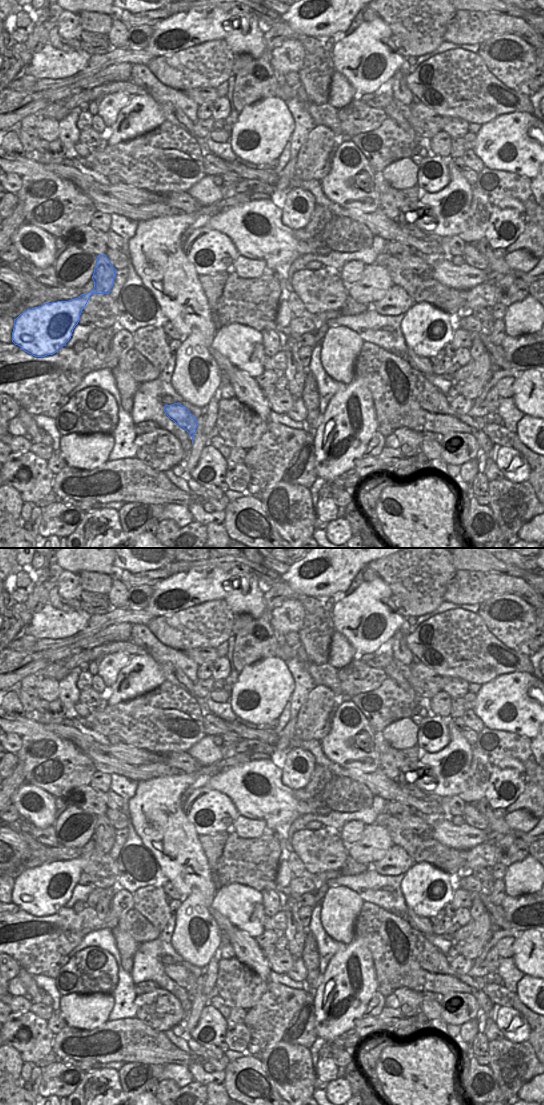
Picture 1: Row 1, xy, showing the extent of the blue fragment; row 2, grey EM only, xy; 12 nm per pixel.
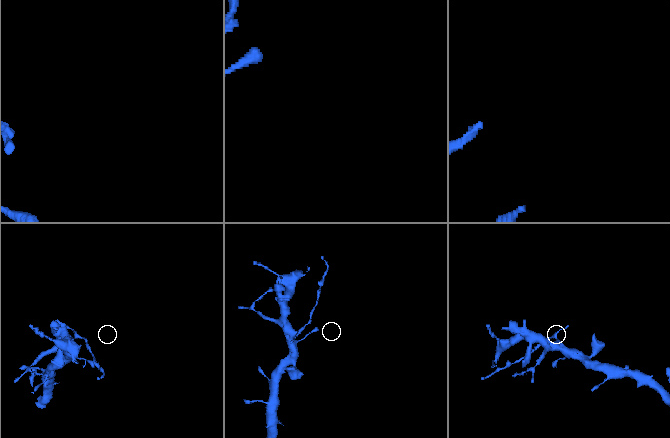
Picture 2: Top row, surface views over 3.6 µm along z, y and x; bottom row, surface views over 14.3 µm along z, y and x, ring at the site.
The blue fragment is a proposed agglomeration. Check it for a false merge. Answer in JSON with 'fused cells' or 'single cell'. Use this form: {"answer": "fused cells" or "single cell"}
{"answer": "fused cells"}

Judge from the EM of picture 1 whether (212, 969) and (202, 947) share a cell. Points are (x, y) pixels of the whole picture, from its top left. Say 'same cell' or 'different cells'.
different cells

